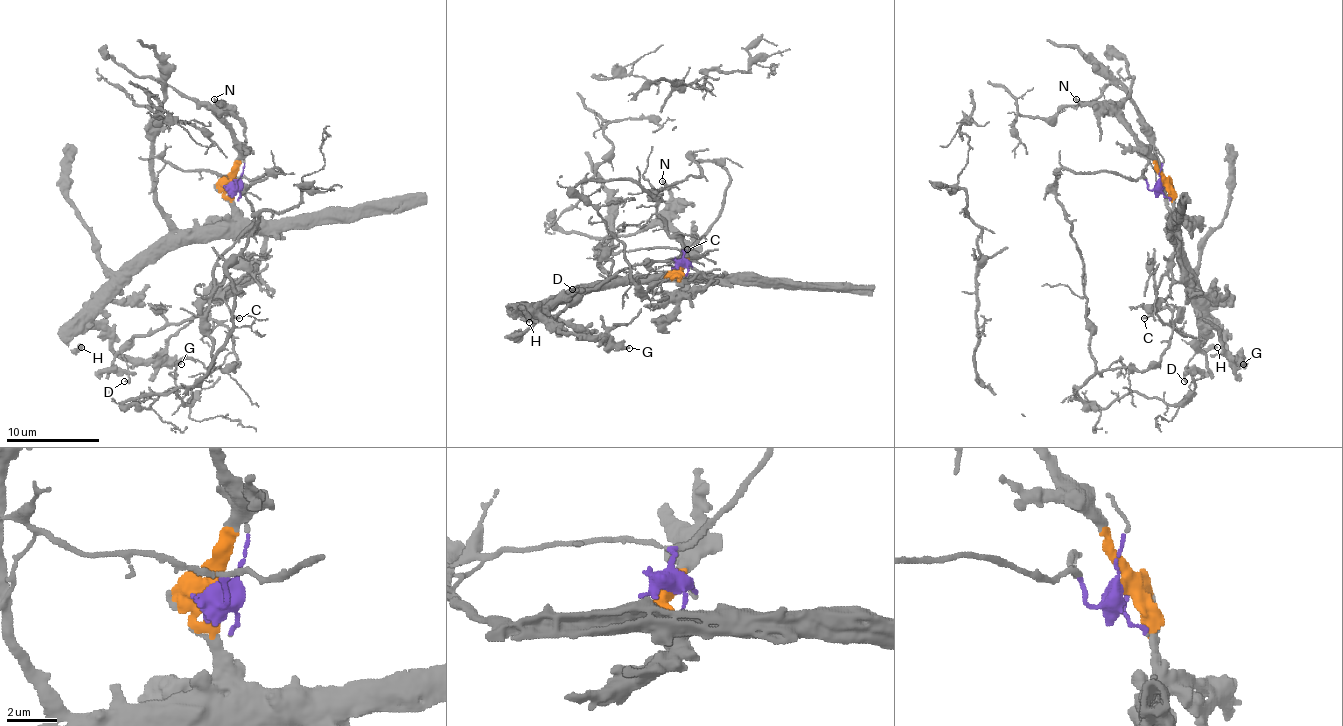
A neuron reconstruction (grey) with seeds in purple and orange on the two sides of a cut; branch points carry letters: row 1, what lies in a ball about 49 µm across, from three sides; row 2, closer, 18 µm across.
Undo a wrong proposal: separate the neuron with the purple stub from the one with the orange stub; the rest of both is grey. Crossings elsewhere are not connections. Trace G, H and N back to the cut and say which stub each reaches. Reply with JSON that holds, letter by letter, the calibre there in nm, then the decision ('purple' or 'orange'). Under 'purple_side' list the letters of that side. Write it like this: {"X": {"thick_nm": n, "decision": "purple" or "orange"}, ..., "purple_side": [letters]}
{"G": {"thick_nm": 400, "decision": "orange"}, "H": {"thick_nm": 340, "decision": "orange"}, "N": {"thick_nm": 240, "decision": "orange"}, "purple_side": []}

